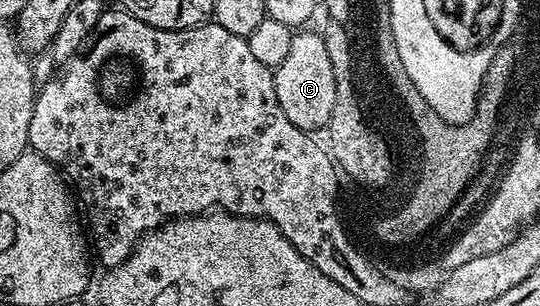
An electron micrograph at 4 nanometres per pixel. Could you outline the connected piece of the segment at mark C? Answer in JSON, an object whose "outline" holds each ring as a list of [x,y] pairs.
{"outline":[[[298,31],[293,34],[288,55],[273,70],[274,90],[276,91],[276,99],[280,99],[280,107],[284,107],[284,115],[288,115],[288,119],[294,126],[307,131],[315,131],[314,129],[322,131],[327,128],[332,119],[333,107],[336,106],[336,80],[332,73],[332,64],[331,60],[328,59],[324,39],[320,33],[318,31],[312,31],[312,33],[302,32],[306,31]]]}

